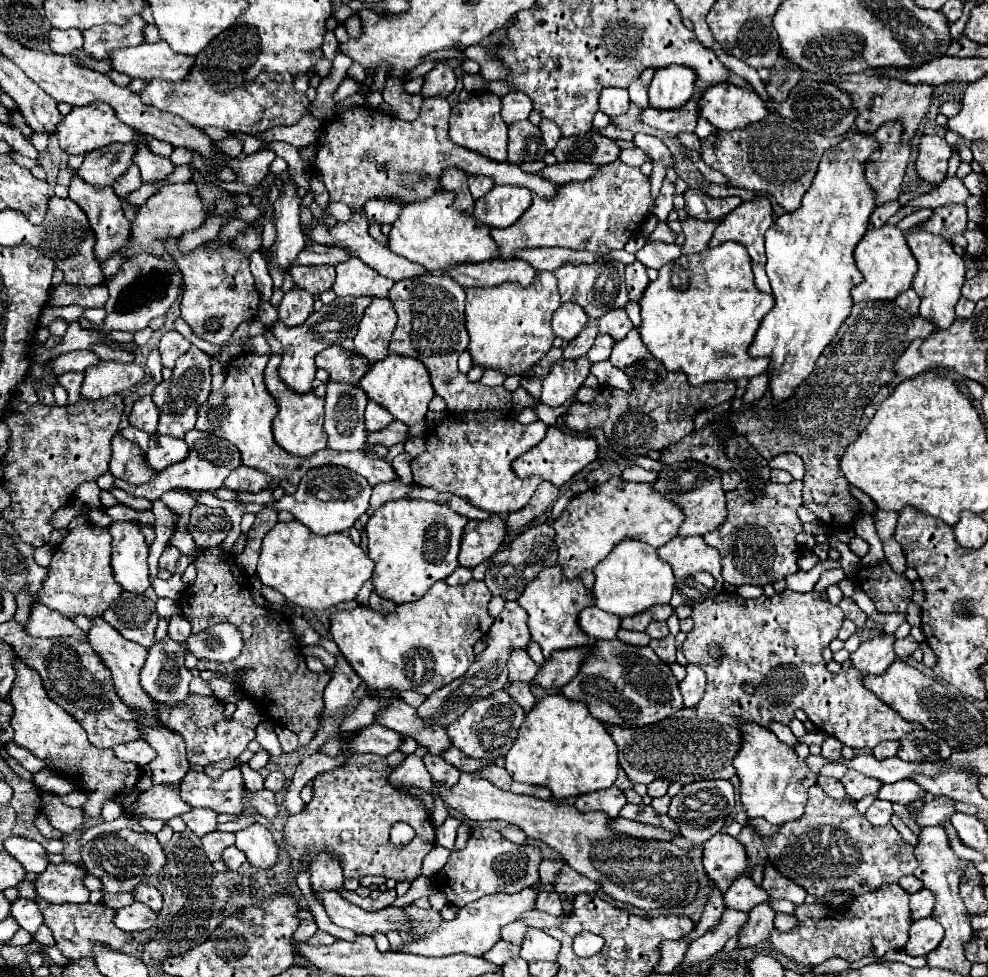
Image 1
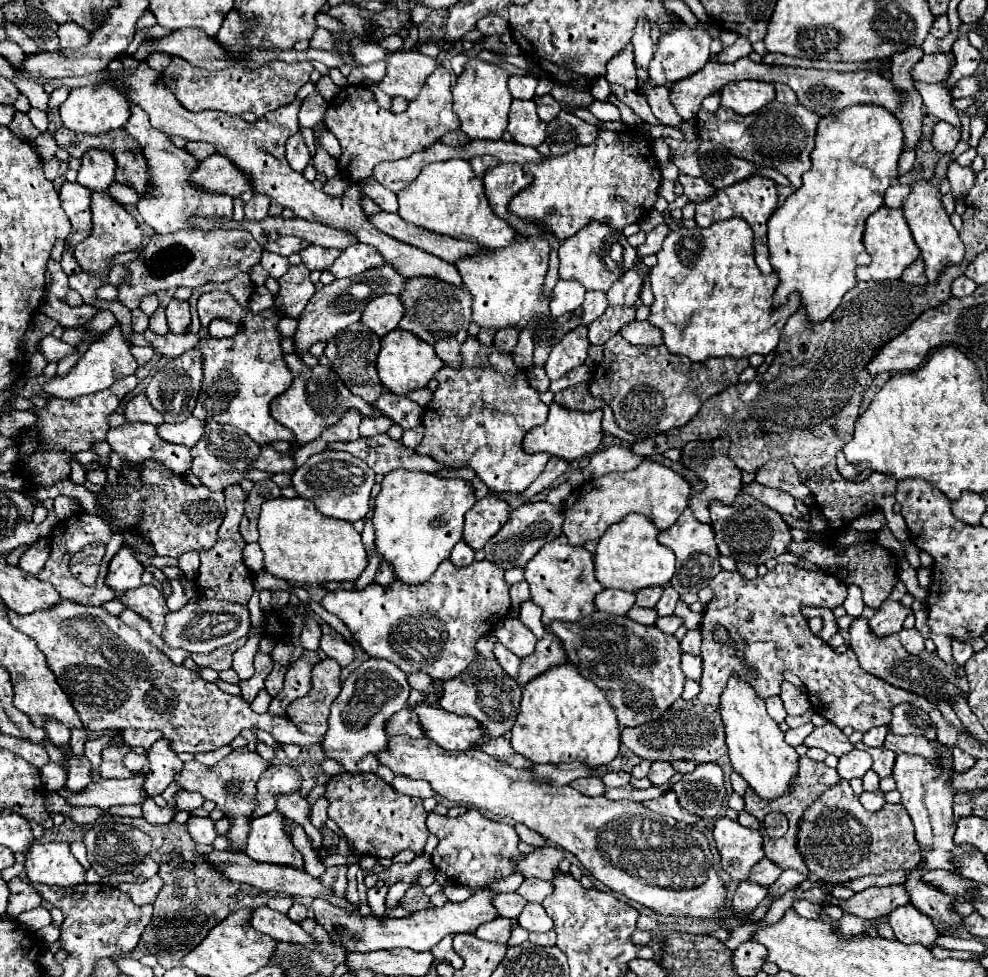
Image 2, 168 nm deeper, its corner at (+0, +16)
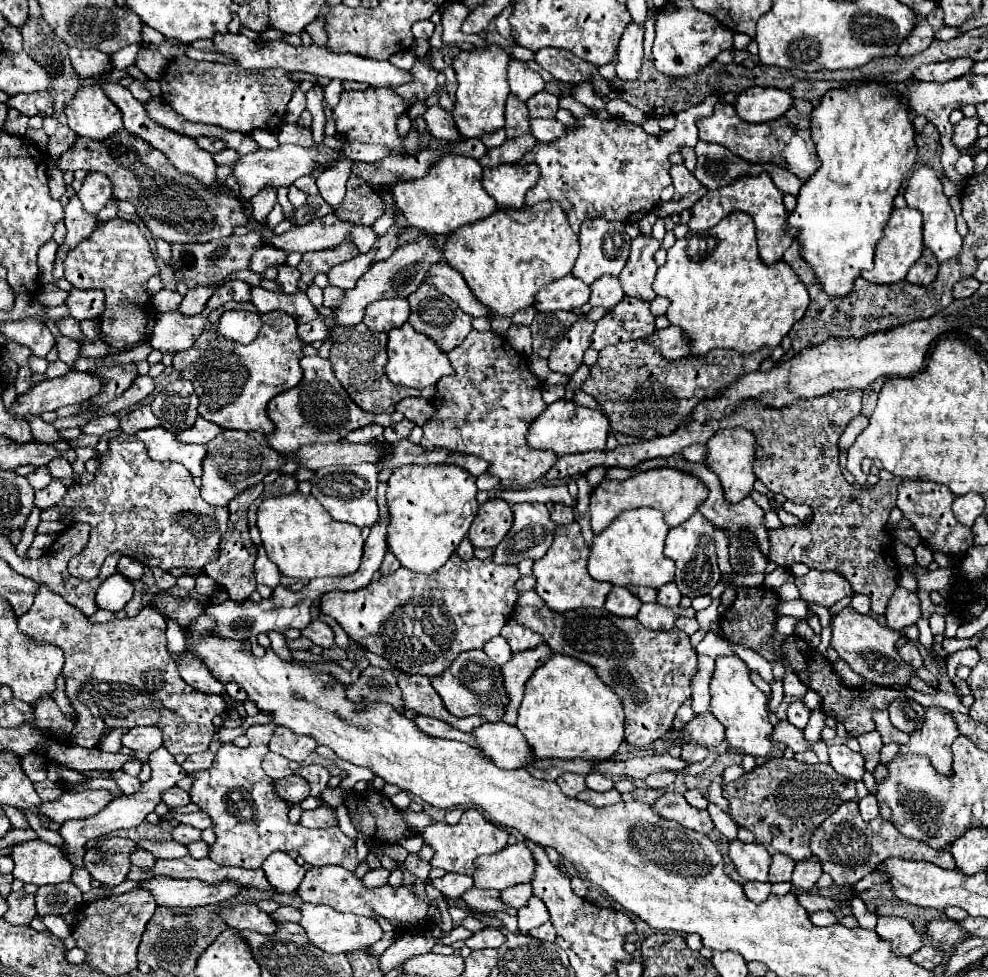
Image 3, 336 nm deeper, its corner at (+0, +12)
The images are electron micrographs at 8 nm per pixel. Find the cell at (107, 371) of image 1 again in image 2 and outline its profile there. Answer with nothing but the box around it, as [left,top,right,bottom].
[43,326,137,398]

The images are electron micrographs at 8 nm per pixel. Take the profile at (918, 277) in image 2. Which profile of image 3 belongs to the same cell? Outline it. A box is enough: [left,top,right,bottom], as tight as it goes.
[907,250,939,286]

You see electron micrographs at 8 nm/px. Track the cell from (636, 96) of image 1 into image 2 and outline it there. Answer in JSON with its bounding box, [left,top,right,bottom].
[631,16,655,66]

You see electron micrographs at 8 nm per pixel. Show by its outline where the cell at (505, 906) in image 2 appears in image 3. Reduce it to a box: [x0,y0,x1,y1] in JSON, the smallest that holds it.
[463,888,517,916]

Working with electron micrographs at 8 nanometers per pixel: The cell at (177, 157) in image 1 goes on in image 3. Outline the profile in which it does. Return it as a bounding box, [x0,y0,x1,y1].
[213,148,239,166]

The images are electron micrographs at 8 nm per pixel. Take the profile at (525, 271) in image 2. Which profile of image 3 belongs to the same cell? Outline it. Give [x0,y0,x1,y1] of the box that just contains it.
[445,200,579,318]

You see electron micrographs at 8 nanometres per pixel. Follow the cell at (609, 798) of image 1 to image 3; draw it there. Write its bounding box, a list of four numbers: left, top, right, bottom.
[557,774,587,798]

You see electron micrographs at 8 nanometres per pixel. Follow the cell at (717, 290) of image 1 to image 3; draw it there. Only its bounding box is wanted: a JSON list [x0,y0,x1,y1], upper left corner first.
[653,212,809,356]

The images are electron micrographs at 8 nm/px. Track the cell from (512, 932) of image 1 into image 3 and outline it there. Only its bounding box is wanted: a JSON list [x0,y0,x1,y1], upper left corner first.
[465,928,507,950]

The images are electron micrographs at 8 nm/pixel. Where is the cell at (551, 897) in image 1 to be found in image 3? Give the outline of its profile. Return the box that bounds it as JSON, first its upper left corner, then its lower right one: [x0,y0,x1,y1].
[501,884,533,908]

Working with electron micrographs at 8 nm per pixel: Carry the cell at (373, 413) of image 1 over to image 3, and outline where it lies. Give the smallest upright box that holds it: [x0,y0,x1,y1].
[395,398,433,426]

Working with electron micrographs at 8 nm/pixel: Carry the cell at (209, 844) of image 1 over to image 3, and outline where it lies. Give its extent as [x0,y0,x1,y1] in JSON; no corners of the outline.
[173,824,201,844]

